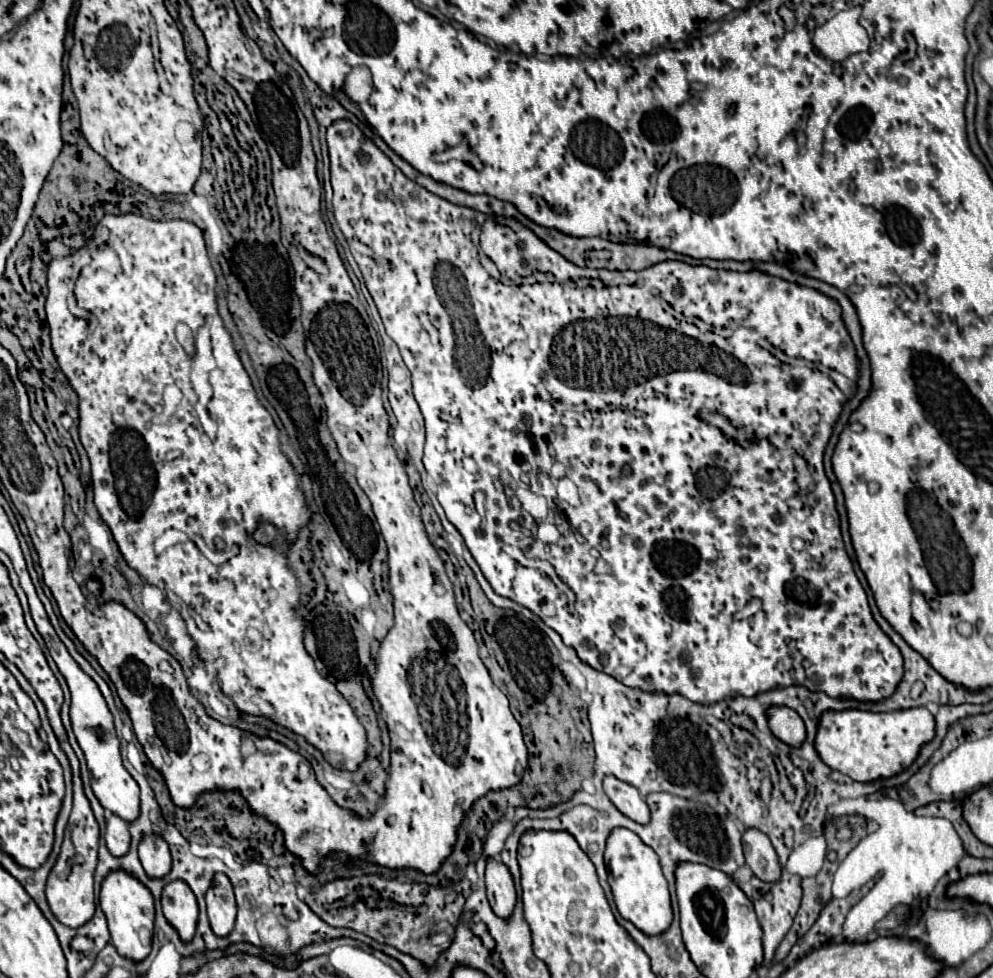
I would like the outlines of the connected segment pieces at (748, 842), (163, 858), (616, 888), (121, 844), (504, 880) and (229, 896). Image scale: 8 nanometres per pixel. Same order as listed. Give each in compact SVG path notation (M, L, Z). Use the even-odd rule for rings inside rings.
M749 827L743 831L743 851L747 865L753 869L753 873L767 883L775 883L781 875L781 865L777 859L777 853L771 845L771 839L761 833L755 827Z
M157 833L145 835L141 839L141 843L139 843L139 859L141 859L147 875L153 877L153 879L159 879L159 877L167 875L169 869L171 869L169 845Z
M615 827L607 837L605 865L609 869L609 885L619 913L647 935L663 933L673 921L673 909L669 885L663 877L657 853L649 845L645 845L633 831Z
M105 813L107 829L105 829L105 841L111 851L111 855L121 857L129 849L129 831L127 831L127 821L117 817L115 813Z
M493 857L487 859L485 883L487 883L487 897L493 911L503 919L511 917L517 895L513 887L513 877L501 859L493 859Z
M217 873L207 889L207 913L215 935L227 937L235 925L235 895L233 885L225 873Z

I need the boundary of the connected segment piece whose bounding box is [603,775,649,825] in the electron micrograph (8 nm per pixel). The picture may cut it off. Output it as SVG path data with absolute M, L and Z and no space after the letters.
M605 775L603 789L605 789L607 797L613 801L613 805L623 815L627 815L629 819L643 823L643 825L649 823L649 807L645 803L645 799L641 797L641 793L633 785L629 785L613 775Z

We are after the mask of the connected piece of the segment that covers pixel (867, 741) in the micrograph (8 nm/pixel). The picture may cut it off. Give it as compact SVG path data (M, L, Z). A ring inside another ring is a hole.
M927 707L899 709L889 713L873 713L859 709L825 711L819 717L815 751L833 771L849 775L853 781L873 781L893 777L907 769L919 749L935 737L935 719Z

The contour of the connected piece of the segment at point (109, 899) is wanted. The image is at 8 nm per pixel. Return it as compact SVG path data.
M109 871L101 883L101 909L111 931L111 943L117 947L117 951L133 961L145 959L151 952L152 937L154 934L155 905L154 898L149 889L137 881L131 873Z

